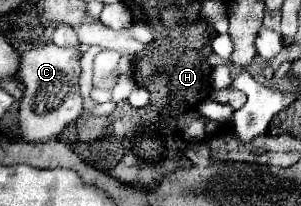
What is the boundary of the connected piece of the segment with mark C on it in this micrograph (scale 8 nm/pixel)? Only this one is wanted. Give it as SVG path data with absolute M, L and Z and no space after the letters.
M55 44L25 48L21 52L21 66L17 80L25 86L25 96L19 108L19 126L23 138L29 142L47 142L51 136L61 134L69 122L73 122L81 112L79 94L79 60L75 58L79 48L61 48Z

